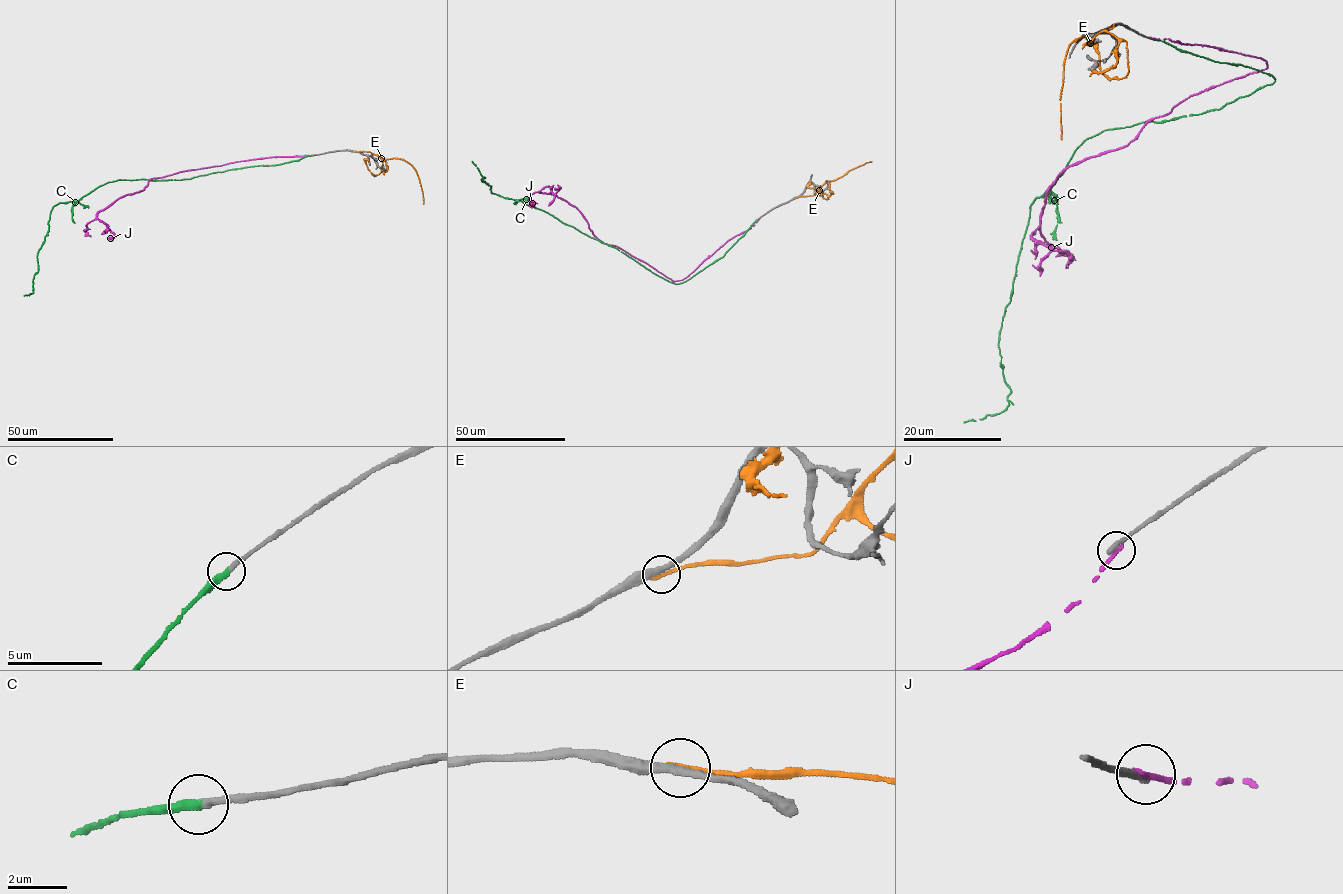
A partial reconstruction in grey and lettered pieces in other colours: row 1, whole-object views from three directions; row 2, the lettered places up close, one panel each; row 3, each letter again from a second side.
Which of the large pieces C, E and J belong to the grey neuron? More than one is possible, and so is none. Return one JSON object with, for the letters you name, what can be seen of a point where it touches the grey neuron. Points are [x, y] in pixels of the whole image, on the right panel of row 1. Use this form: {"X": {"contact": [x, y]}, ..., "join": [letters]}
{"C": {"contact": [1152, 38]}, "join": ["C"]}

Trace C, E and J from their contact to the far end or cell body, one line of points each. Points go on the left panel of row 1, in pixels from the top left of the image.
C: (313, 155), (190, 179), (120, 179), (99, 186), (78, 200), (55, 205), (37, 254), (33, 290), (24, 295)
E: (355, 151), (368, 151), (383, 160), (397, 158), (408, 162), (420, 182), (423, 204)
J: (314, 155), (238, 161), (152, 178), (142, 190), (116, 199), (97, 214), (97, 218), (114, 235), (108, 239)

